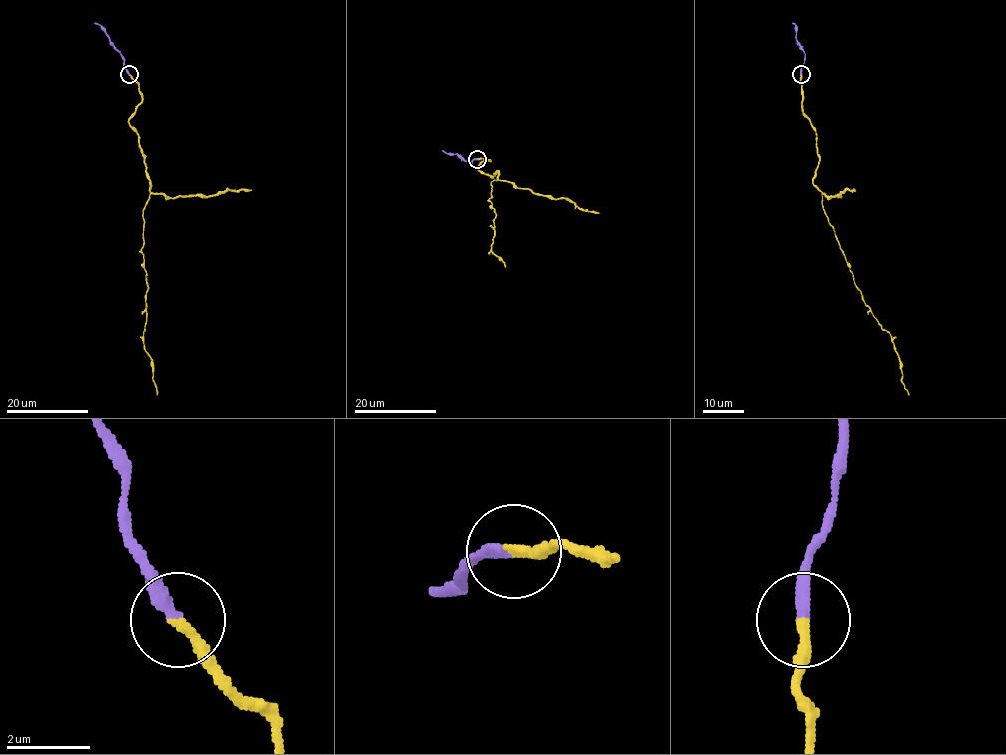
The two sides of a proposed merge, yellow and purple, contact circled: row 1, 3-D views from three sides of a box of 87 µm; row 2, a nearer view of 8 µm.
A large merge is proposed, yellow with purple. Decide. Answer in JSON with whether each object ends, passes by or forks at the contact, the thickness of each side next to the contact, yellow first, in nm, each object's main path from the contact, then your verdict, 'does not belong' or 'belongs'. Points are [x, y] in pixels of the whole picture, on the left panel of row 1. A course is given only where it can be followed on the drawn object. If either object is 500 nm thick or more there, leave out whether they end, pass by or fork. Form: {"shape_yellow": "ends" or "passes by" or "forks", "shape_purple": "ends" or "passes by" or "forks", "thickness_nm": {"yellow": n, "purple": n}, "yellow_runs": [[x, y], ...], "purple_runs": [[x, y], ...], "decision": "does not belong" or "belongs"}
{"shape_yellow": "ends", "shape_purple": "ends", "thickness_nm": {"yellow": 260, "purple": 300}, "yellow_runs": [[129, 74], [141, 101], [128, 123], [138, 136], [150, 180], [142, 215], [147, 287], [143, 347], [157, 394]], "purple_runs": [[129, 74], [120, 52], [107, 33], [94, 23]], "decision": "belongs"}

